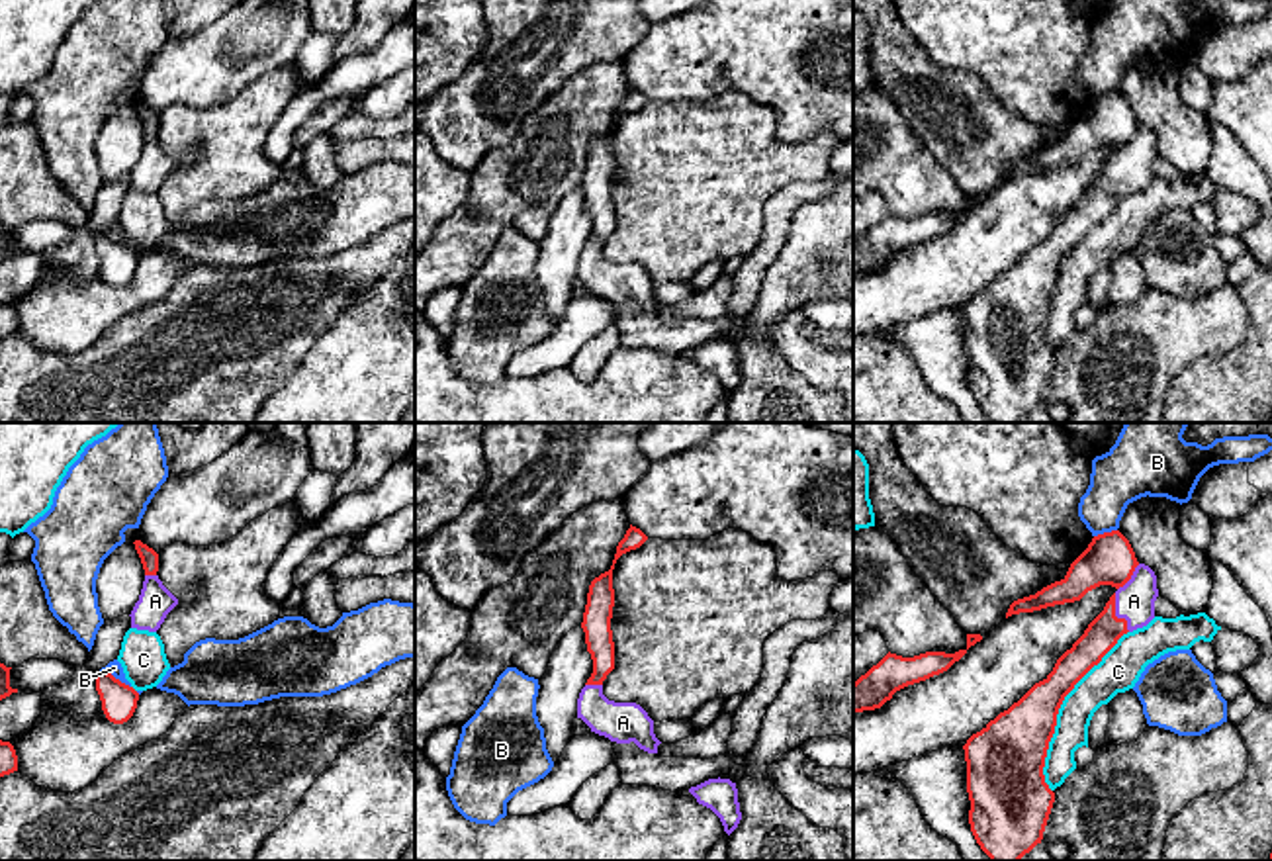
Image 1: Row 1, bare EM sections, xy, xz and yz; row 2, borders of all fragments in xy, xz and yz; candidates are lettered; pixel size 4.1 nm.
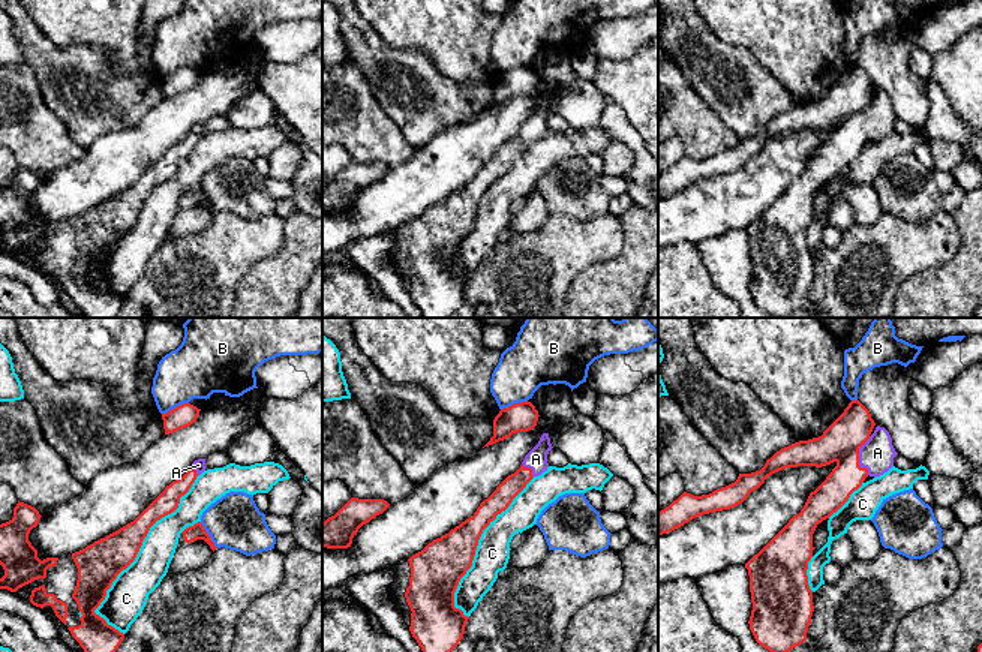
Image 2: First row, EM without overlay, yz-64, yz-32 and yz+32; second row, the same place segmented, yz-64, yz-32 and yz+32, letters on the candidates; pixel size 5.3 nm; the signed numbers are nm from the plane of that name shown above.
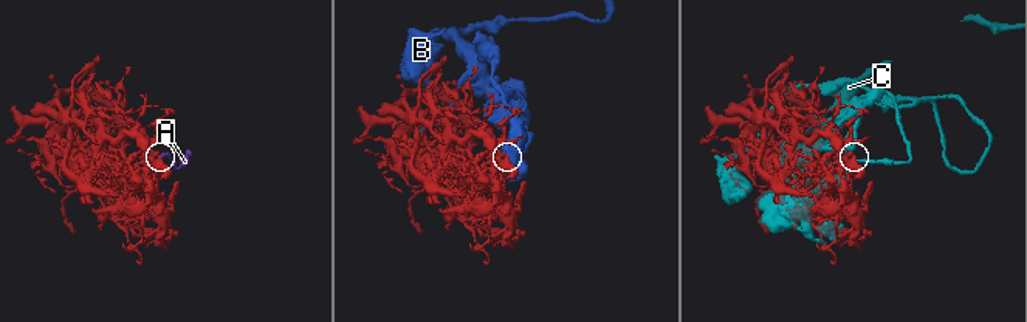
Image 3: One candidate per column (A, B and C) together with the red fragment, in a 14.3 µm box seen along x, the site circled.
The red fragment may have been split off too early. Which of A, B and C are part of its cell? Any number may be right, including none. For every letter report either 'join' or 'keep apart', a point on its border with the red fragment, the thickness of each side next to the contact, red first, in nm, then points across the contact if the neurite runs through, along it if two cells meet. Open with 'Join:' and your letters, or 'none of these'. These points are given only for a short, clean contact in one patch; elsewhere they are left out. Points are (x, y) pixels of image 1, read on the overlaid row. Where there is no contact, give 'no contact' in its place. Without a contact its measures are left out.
Join: A
A: join; contact yz (1114, 615); calibres 140 and 160 nm; way yz (1106, 629), (1114, 615), (1134, 601)
B: keep apart; contact xy (114, 678); calibres 140 and 60 nm
C: keep apart; contact yz (1057, 711); calibres 280 and 150 nm

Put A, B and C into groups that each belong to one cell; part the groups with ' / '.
A / B / C

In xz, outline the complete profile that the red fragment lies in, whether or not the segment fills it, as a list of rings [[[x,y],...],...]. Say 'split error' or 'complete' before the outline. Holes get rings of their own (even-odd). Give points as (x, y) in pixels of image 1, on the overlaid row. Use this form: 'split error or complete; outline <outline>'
split error; outline [[[630,524],[616,546],[611,569],[595,577],[589,585],[581,628],[585,632],[587,652],[593,659],[593,673],[579,693],[577,718],[581,718],[591,732],[611,742],[634,742],[640,749],[658,753],[661,742],[654,734],[654,720],[648,712],[636,702],[614,702],[603,695],[603,681],[614,669],[611,630],[614,607],[613,569],[622,554],[640,548],[646,540],[648,536]]]

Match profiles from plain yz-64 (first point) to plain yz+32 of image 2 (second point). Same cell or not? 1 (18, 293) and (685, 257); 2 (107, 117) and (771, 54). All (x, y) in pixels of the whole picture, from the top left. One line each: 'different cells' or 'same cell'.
1: same cell
2: different cells

